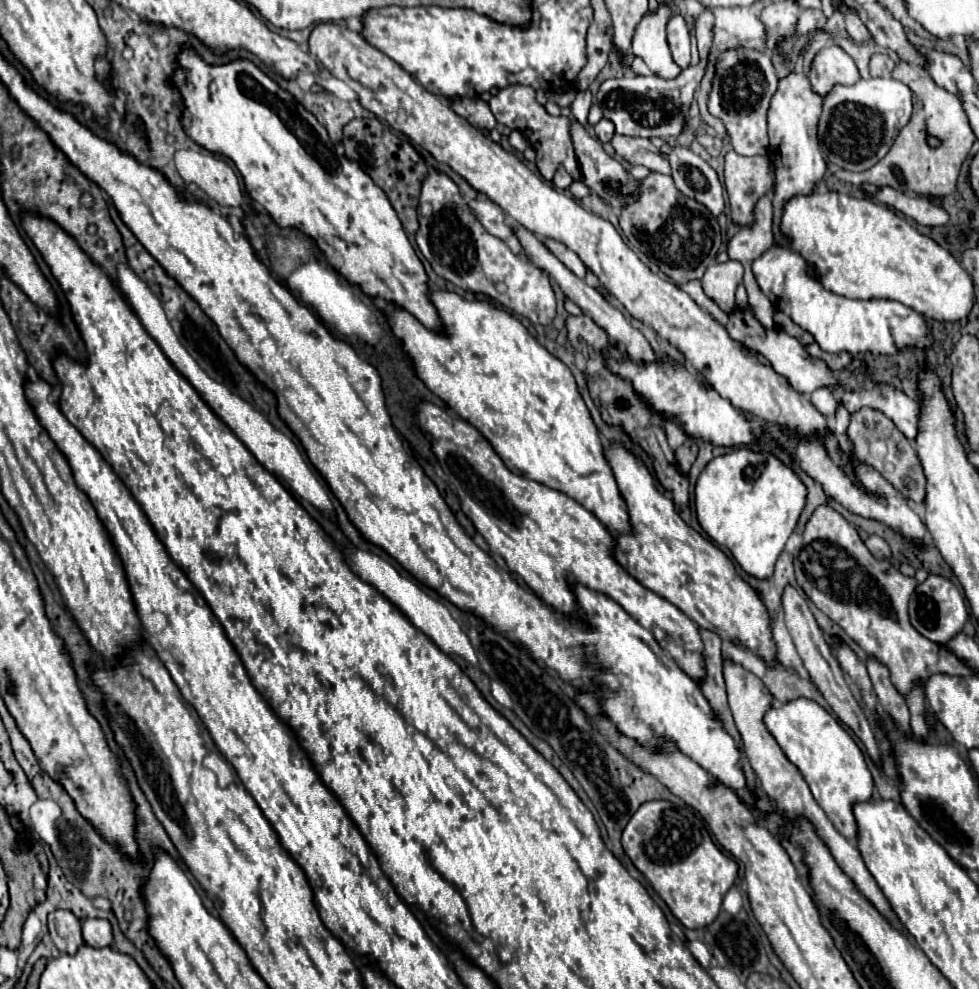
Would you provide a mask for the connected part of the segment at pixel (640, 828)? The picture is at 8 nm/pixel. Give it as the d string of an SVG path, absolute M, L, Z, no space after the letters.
M666 800L644 802L636 810L622 832L622 846L686 928L712 924L720 912L724 894L738 876L736 860L716 848L702 816L692 808L676 808Z

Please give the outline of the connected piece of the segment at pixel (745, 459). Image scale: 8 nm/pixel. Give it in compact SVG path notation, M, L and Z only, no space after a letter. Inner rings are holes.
M746 446L734 448L728 454L712 458L712 462L706 464L702 474L696 482L696 514L700 526L706 530L706 534L718 542L720 546L728 548L734 556L734 560L746 570L748 574L756 578L768 578L774 570L776 558L784 550L784 544L788 536L794 532L796 522L806 506L806 486L798 478L798 474L786 466L780 458L776 458L772 452L754 452Z

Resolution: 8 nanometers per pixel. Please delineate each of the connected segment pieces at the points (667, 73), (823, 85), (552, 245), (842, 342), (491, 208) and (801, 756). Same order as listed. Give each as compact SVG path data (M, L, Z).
M660 6L656 14L646 14L638 24L632 42L634 54L646 62L652 74L664 80L672 80L682 72L682 68L674 62L668 50L668 42L664 34L664 22L668 22L670 16L672 12L668 6Z
M832 44L820 50L820 54L814 58L808 80L812 84L812 90L824 98L836 84L856 84L860 80L860 74L852 58L840 46Z
M546 240L544 242L546 246L548 246L548 250L552 250L552 254L556 254L556 258L560 258L560 262L564 262L578 278L586 278L586 272L588 272L588 268L582 264L582 260L570 250L570 248L566 248L564 244L560 244L560 242L556 242L556 240Z
M772 244L754 264L754 276L776 310L788 314L800 328L808 330L824 352L872 352L898 354L902 348L930 348L934 336L924 316L894 300L850 300L826 290L818 276L808 272L810 264L794 250Z
M472 200L470 202L470 208L472 208L472 214L476 216L476 220L494 236L502 238L504 242L508 242L510 250L514 254L522 254L522 246L518 242L518 238L514 236L514 230L510 224L506 224L506 216L504 216L504 210L494 204L494 202L480 202L480 200Z
M798 698L782 708L768 710L764 716L764 724L788 756L788 760L798 766L812 790L812 796L828 814L828 820L840 834L844 834L844 838L856 840L858 830L852 808L854 804L868 802L872 798L874 780L864 754L852 740L852 736L820 704L808 698Z

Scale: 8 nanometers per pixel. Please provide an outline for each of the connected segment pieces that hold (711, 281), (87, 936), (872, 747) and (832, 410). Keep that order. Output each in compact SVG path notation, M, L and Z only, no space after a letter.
M728 260L724 264L712 264L704 272L702 288L724 312L732 312L734 292L742 282L742 276L744 276L744 268L736 260Z
M86 918L82 922L82 934L84 934L84 942L92 948L112 946L112 928L108 920Z
M786 586L784 592L782 592L782 608L784 608L786 626L788 626L788 630L790 630L790 636L792 636L792 640L794 640L794 646L796 646L796 650L798 650L798 654L800 654L800 658L802 658L802 664L804 664L804 668L808 670L812 682L818 686L818 690L822 692L822 696L826 698L826 702L832 706L832 710L838 714L838 718L840 718L844 724L848 724L848 726L856 732L856 736L864 742L868 756L870 756L876 764L880 764L882 752L880 752L880 746L878 746L878 740L876 740L876 732L874 732L872 724L868 722L868 716L866 716L864 708L860 706L860 702L858 702L858 698L856 698L856 694L854 694L854 688L848 684L844 672L840 670L840 664L838 664L838 660L834 658L832 648L830 648L830 644L826 642L826 636L822 634L820 626L816 624L816 618L814 618L814 614L812 614L810 608L808 608L806 598L800 596L794 586Z
M820 388L820 390L816 390L816 392L812 392L812 396L810 396L810 402L832 422L832 418L836 416L836 410L838 410L838 396L832 392L832 390L828 390L828 388Z

